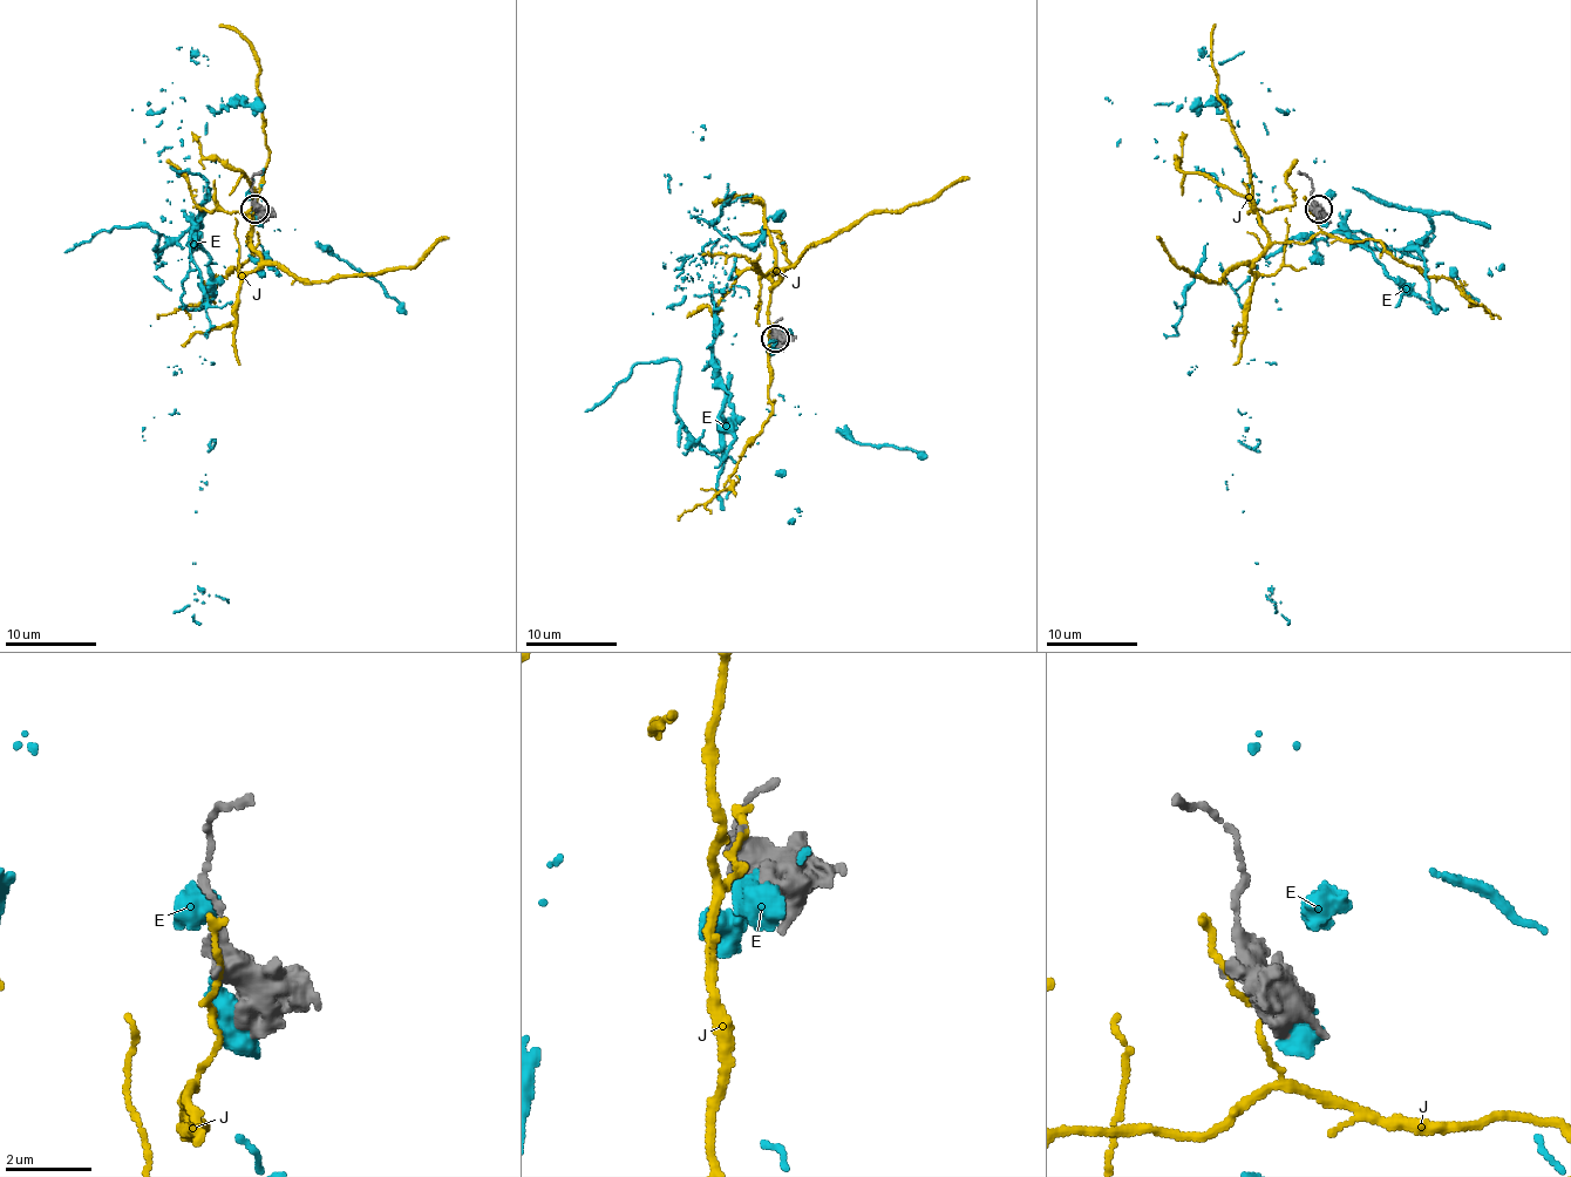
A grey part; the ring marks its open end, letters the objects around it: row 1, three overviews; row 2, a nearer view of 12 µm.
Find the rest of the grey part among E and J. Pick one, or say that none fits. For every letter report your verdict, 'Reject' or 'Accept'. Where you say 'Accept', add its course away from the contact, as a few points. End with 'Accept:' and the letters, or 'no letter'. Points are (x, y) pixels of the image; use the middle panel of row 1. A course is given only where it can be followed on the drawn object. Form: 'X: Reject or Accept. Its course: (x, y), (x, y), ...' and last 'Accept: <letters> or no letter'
E: Reject
J: Reject
Accept: no letter

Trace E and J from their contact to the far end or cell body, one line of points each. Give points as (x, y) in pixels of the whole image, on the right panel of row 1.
E: (1324, 216), (1355, 189), (1430, 230), (1289, 239), (1233, 290), (1259, 441), (1228, 489), (1286, 624)
J: (1310, 209), (1321, 230), (1303, 244), (1276, 242), (1252, 262), (1233, 264), (1216, 283), (1181, 269), (1156, 237)

